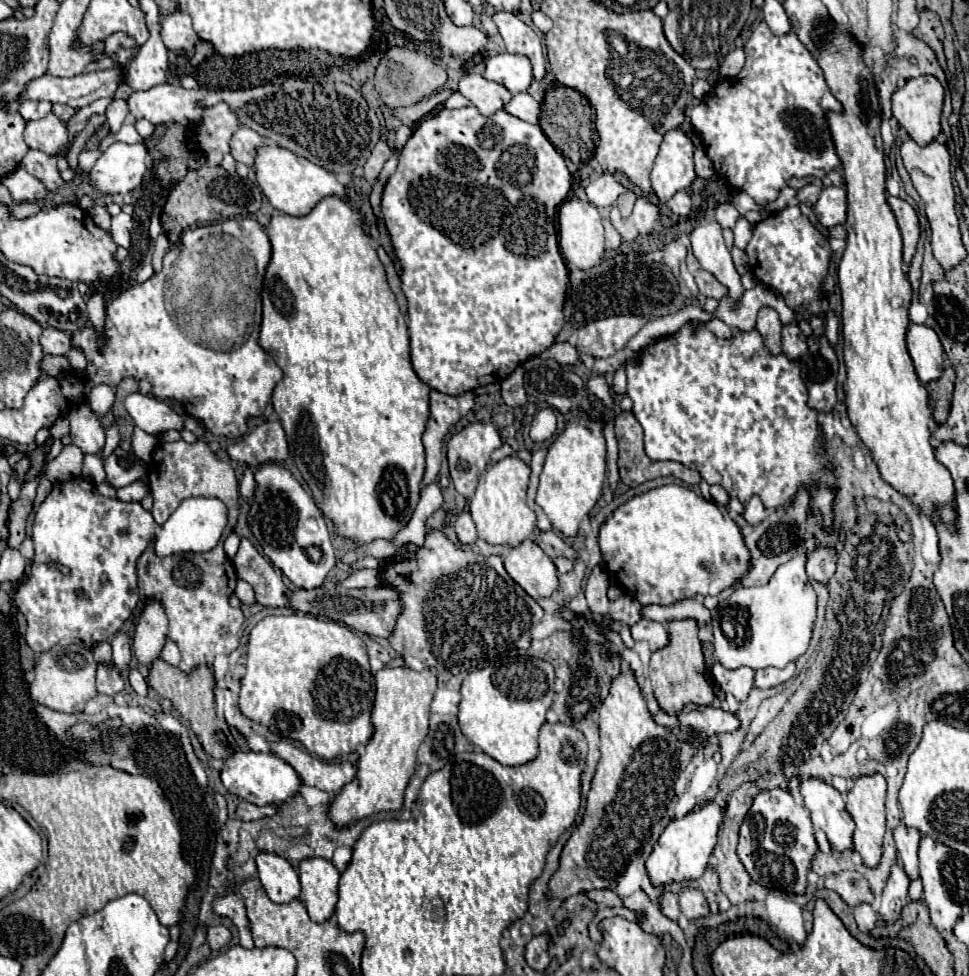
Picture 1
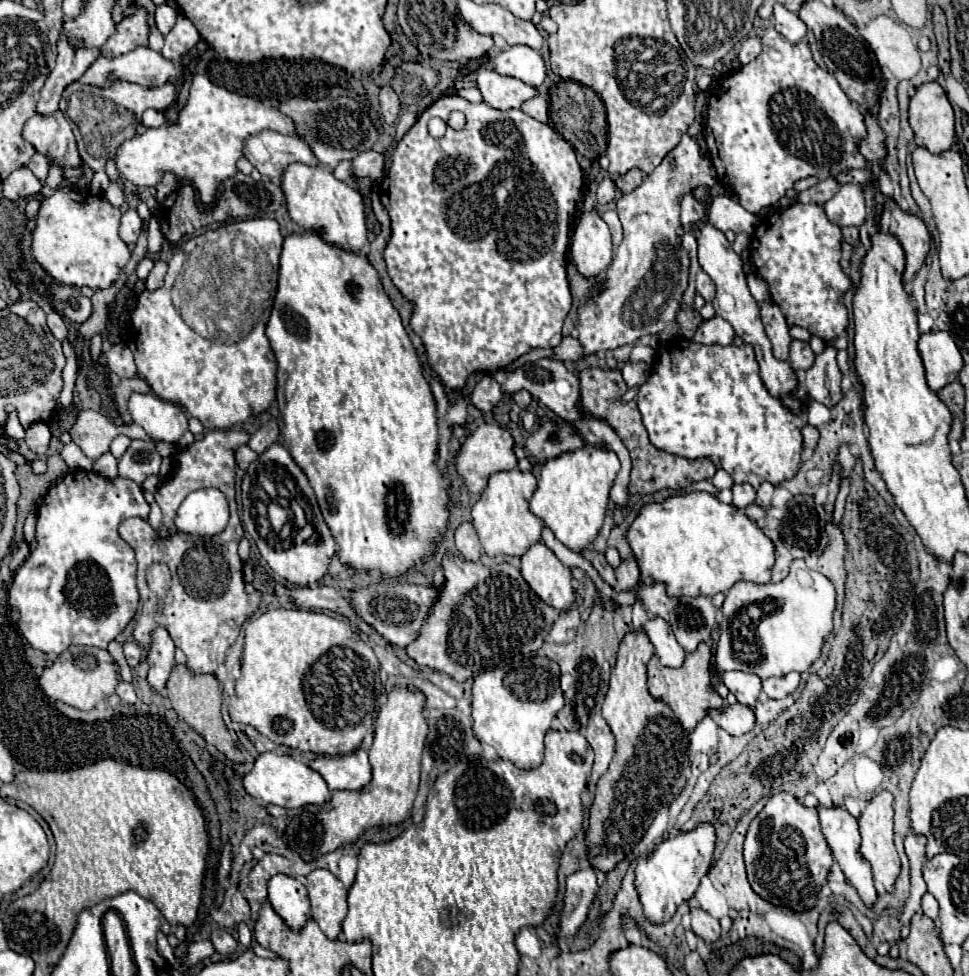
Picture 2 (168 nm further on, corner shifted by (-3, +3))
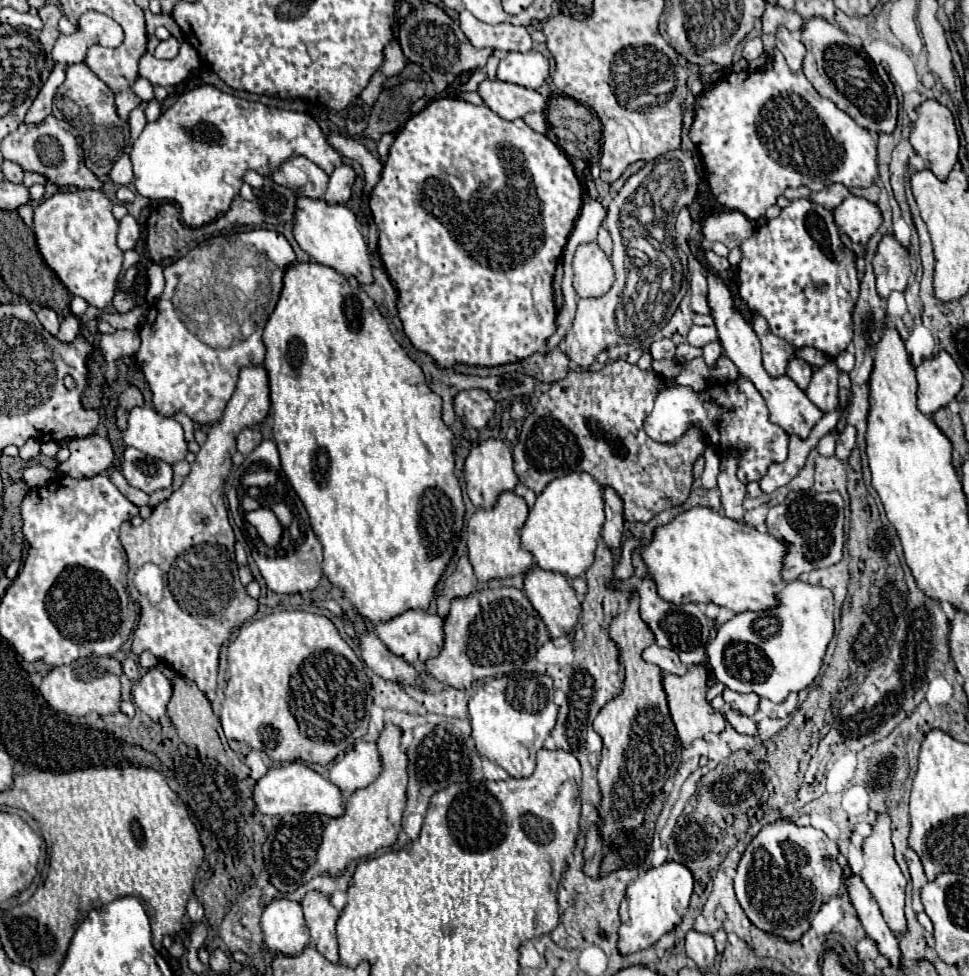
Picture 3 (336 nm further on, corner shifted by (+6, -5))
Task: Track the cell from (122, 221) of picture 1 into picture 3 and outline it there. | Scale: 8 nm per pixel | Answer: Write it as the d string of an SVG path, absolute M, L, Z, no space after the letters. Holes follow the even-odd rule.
M126 214L122 220L120 220L120 228L118 228L118 246L120 250L132 250L138 242L138 236L140 236L140 226L138 226L138 220L130 214Z

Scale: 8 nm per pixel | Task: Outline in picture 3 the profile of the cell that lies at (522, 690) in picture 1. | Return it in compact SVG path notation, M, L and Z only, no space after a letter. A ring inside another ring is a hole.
M502 676L482 684L468 702L476 750L502 766L510 776L524 778L534 772L536 752L556 724L554 686L550 676Z

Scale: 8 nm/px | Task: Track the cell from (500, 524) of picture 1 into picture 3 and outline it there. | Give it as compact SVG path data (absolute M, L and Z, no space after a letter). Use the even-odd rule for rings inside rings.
M500 492L492 508L474 512L474 516L468 520L466 532L468 532L468 560L478 580L524 574L532 566L534 556L530 556L530 552L526 552L520 542L520 528L526 522L526 516L528 504L522 496L514 492Z

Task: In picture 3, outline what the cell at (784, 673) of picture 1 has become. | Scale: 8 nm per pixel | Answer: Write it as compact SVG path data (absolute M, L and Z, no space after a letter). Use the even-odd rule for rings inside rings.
M792 692L784 702L774 704L770 700L760 700L760 710L768 716L768 718L786 718L794 708L798 706L798 694Z

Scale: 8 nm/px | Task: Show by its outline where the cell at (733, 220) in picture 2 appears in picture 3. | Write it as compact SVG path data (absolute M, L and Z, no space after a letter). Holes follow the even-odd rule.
M724 210L704 220L702 234L702 246L705 249L711 248L711 242L722 242L728 248L736 248L754 234L754 226L744 214L736 210Z

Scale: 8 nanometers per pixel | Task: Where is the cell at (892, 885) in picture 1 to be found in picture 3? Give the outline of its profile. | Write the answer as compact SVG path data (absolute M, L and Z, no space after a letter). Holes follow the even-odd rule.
M864 938L864 940L860 940L858 944L856 944L856 952L858 952L858 958L860 960L876 960L876 956L878 956L878 946L874 944L874 940L870 940L870 938Z

